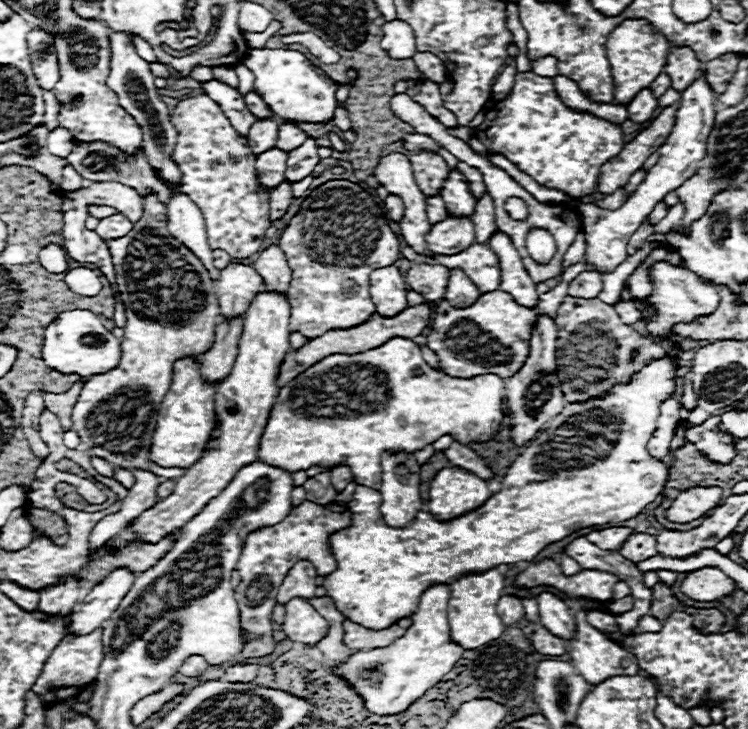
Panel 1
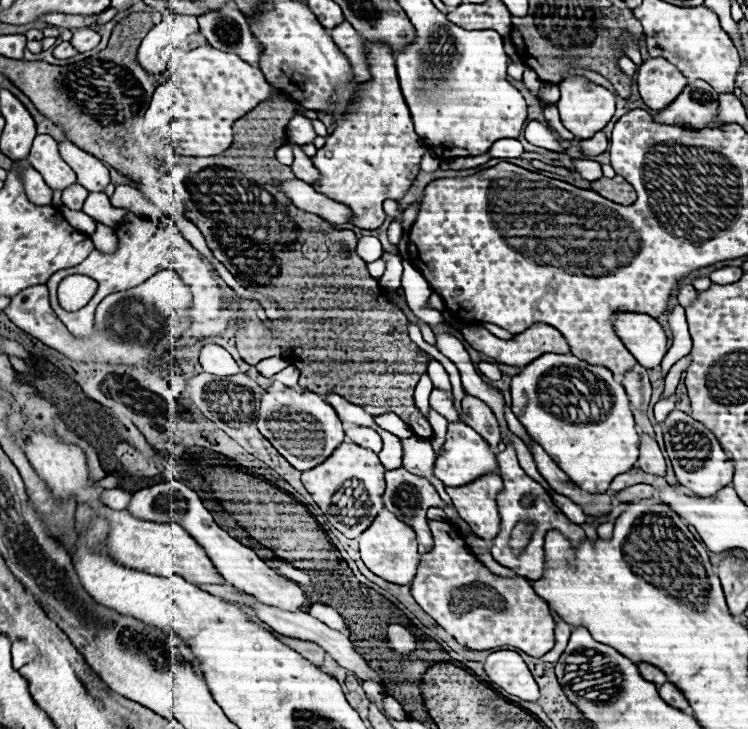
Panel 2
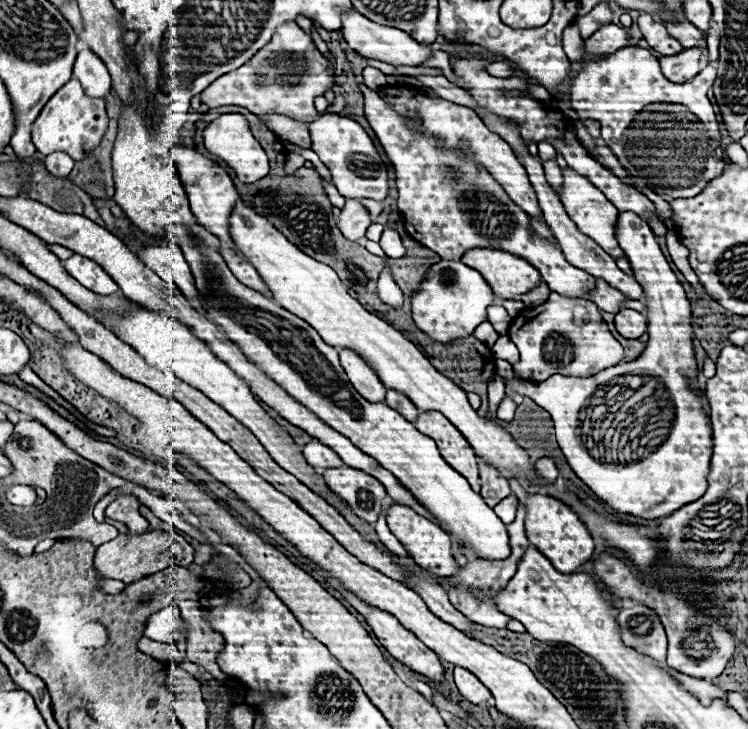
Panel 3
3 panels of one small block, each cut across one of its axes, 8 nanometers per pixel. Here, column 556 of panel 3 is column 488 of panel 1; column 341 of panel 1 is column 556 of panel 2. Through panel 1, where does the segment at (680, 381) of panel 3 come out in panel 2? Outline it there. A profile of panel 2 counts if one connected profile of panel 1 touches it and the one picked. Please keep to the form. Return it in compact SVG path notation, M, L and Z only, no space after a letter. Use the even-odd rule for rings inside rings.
M542 354L538 356L536 360L532 360L520 374L516 374L512 378L512 412L516 414L516 418L522 422L522 426L528 430L528 434L552 456L552 460L568 474L568 478L572 482L576 482L580 488L584 488L586 492L596 492L596 494L604 494L608 490L608 484L618 476L618 474L624 474L628 472L636 460L638 460L638 432L636 432L636 424L634 424L634 418L632 418L632 412L630 412L630 406L628 406L628 396L624 392L624 388L620 384L610 384L610 392L612 392L612 410L610 414L606 412L604 420L594 424L590 418L586 422L580 422L578 416L582 416L580 412L580 406L578 406L578 398L582 398L580 390L574 388L576 382L588 382L588 368L568 368L566 364L566 354ZM562 388L566 390L572 390L570 394L562 394ZM552 396L562 396L558 400L556 406L552 406L550 400L554 400ZM576 402L576 404L574 404ZM548 408L550 412L548 412ZM560 416L560 418L556 418ZM562 420L568 420L562 422Z

